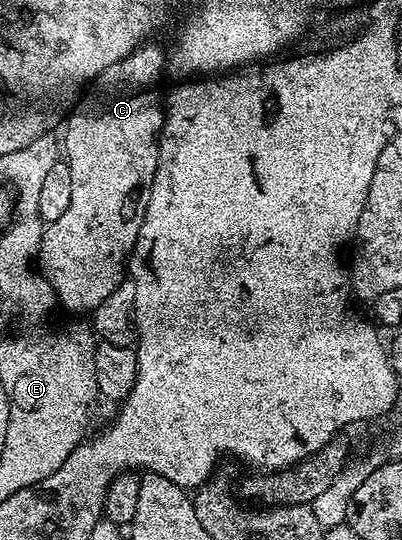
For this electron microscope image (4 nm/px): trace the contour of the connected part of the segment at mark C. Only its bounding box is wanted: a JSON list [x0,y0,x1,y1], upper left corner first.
[37,43,168,313]

